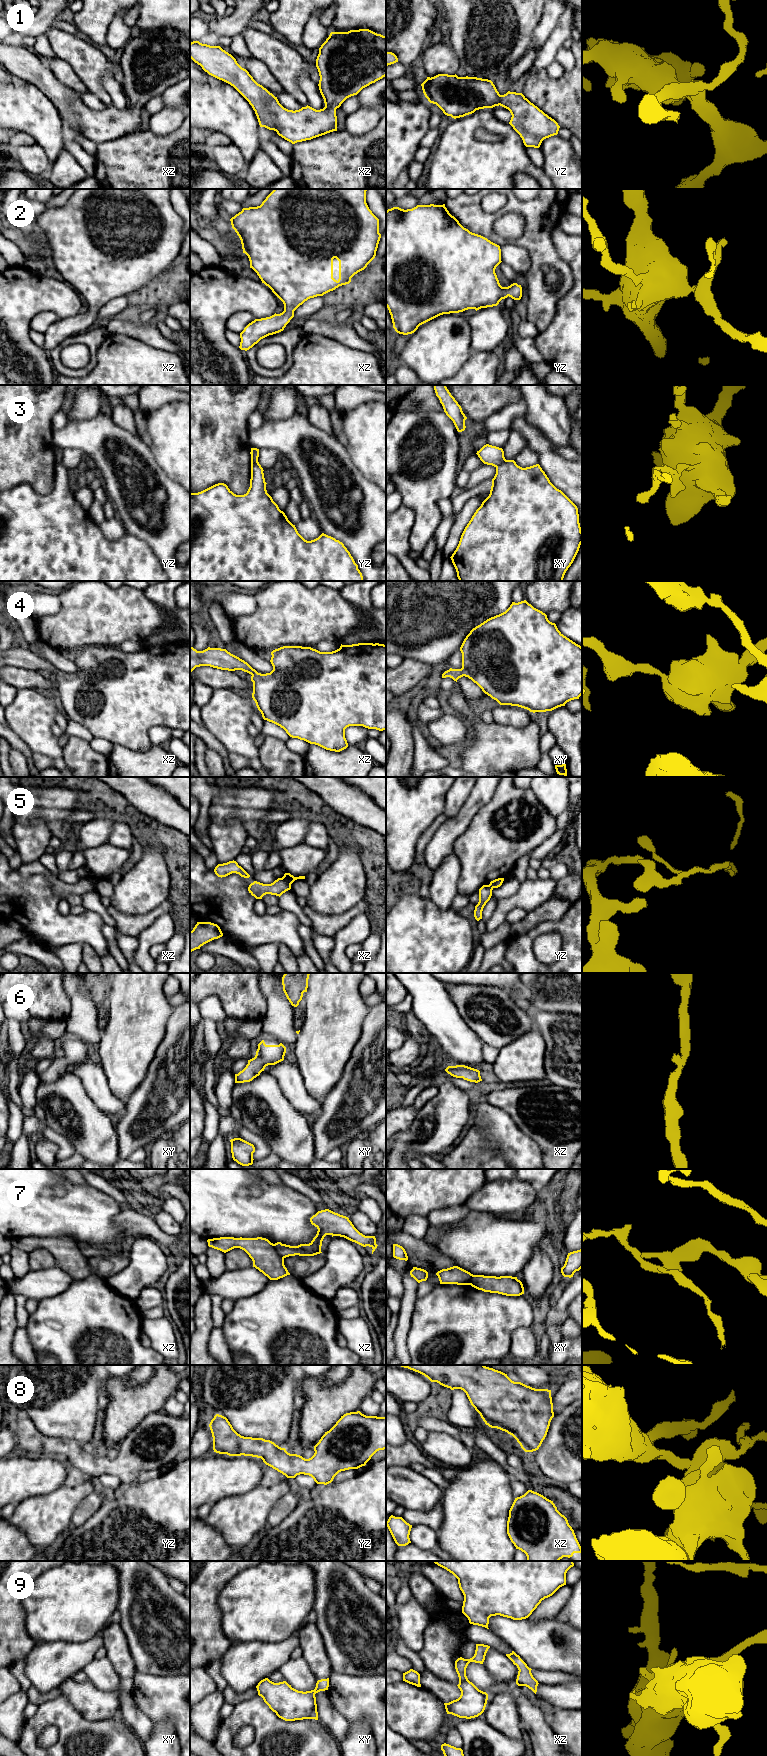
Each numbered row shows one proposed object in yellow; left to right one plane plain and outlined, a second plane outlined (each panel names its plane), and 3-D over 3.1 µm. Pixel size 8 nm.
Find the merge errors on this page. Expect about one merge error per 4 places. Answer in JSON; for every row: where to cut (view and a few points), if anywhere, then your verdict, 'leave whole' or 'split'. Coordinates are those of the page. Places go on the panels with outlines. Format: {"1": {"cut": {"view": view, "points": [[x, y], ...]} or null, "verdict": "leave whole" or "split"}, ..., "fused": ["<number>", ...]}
{"1": {"cut": null, "verdict": "leave whole"}, "2": {"cut": null, "verdict": "leave whole"}, "3": {"cut": {"view": "xy", "points": [[505, 459], [496, 467]]}, "verdict": "split"}, "4": {"cut": null, "verdict": "leave whole"}, "5": {"cut": {"view": "xz", "points": [[282, 877], [290, 884]]}, "verdict": "split"}, "6": {"cut": null, "verdict": "leave whole"}, "7": {"cut": {"view": "xz", "points": [[273, 1244], [276, 1251], [283, 1258]]}, "verdict": "split"}, "8": {"cut": null, "verdict": "leave whole"}, "9": {"cut": null, "verdict": "leave whole"}, "fused": ["3", "5", "7"]}

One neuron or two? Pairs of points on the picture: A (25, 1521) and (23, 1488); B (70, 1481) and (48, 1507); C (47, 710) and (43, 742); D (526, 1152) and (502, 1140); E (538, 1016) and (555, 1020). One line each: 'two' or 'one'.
A: two
B: two
C: one
D: one
E: one

